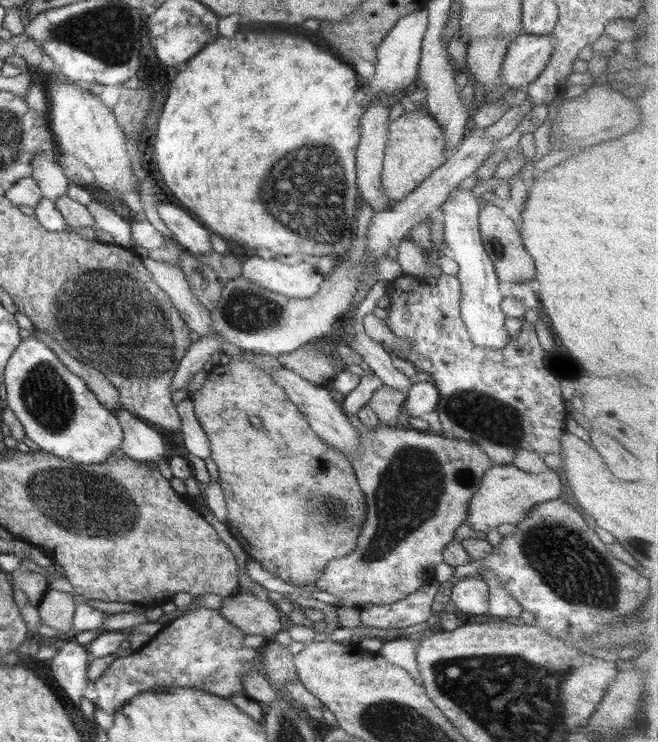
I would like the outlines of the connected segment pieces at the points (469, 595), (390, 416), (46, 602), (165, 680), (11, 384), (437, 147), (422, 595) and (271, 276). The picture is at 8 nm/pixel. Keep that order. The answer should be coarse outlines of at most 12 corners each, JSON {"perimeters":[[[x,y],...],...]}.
{"perimeters":[[[481,575],[454,581],[450,598],[464,614],[487,614]],[[385,385],[367,405],[392,428],[407,393]],[[49,589],[38,607],[41,624],[72,635],[72,595]],[[219,609],[169,621],[92,684],[114,714],[172,685],[246,695],[261,649]],[[33,335],[8,359],[7,407],[40,451],[102,464],[115,413]],[[425,109],[389,122],[383,193],[402,200],[449,157]],[[435,578],[394,604],[359,608],[361,626],[406,628],[432,616]],[[248,258],[241,276],[294,299],[312,298],[324,280],[301,259]]]}

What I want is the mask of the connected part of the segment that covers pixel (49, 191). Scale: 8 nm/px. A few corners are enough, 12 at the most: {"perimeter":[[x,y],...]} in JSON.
{"perimeter":[[39,152],[31,177],[43,198],[55,202],[72,182],[55,155]]}

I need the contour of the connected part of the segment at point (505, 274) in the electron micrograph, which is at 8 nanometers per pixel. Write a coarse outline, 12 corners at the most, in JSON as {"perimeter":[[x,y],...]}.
{"perimeter":[[498,201],[478,222],[499,282],[535,278],[534,259]]}

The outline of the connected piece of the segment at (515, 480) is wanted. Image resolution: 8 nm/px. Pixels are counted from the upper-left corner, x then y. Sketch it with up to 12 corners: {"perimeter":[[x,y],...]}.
{"perimeter":[[514,465],[484,472],[466,522],[485,533],[521,524],[560,498],[560,471]]}

